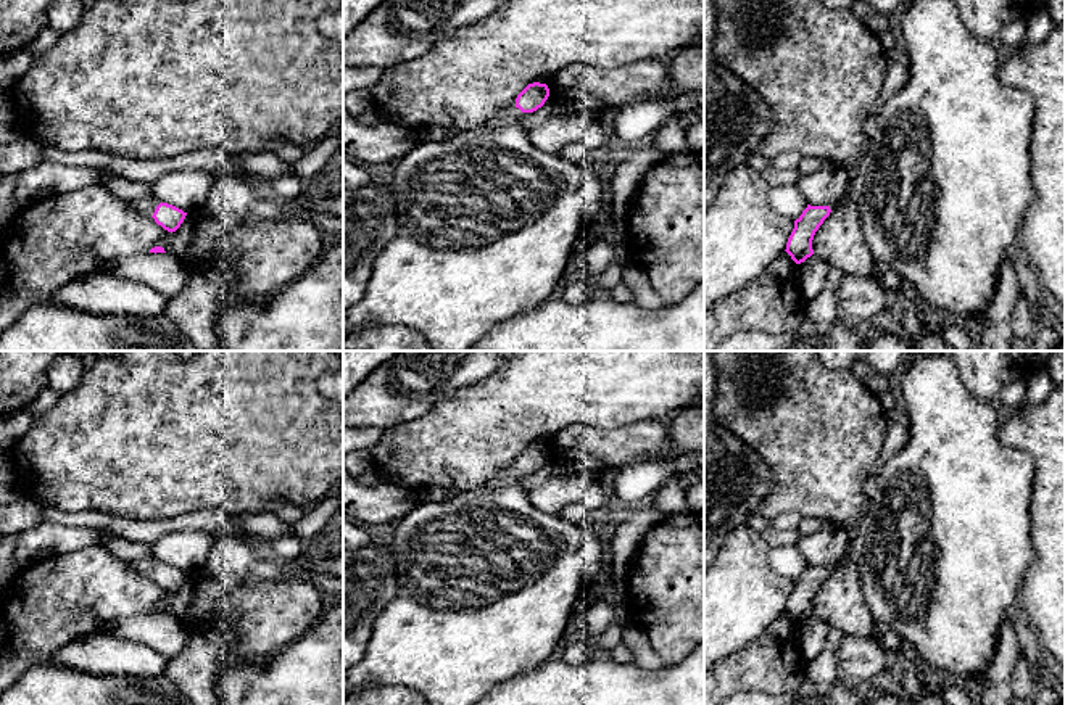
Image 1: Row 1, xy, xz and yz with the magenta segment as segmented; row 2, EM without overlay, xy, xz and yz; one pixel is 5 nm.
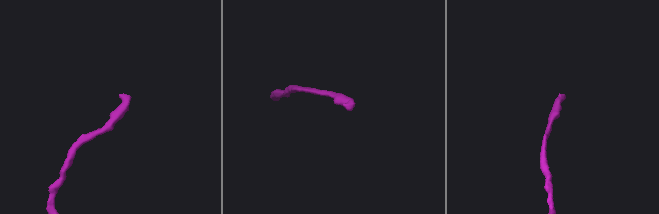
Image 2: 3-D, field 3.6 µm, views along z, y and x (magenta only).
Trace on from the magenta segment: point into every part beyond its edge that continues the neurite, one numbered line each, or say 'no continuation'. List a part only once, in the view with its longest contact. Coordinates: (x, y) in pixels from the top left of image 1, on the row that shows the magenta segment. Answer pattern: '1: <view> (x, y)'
1: xy (147, 206)

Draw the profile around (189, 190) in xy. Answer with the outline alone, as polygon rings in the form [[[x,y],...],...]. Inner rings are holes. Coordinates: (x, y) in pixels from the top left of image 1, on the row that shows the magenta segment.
[[[177,171],[150,182],[158,203],[172,204],[184,212],[205,208],[209,200],[214,172]]]

